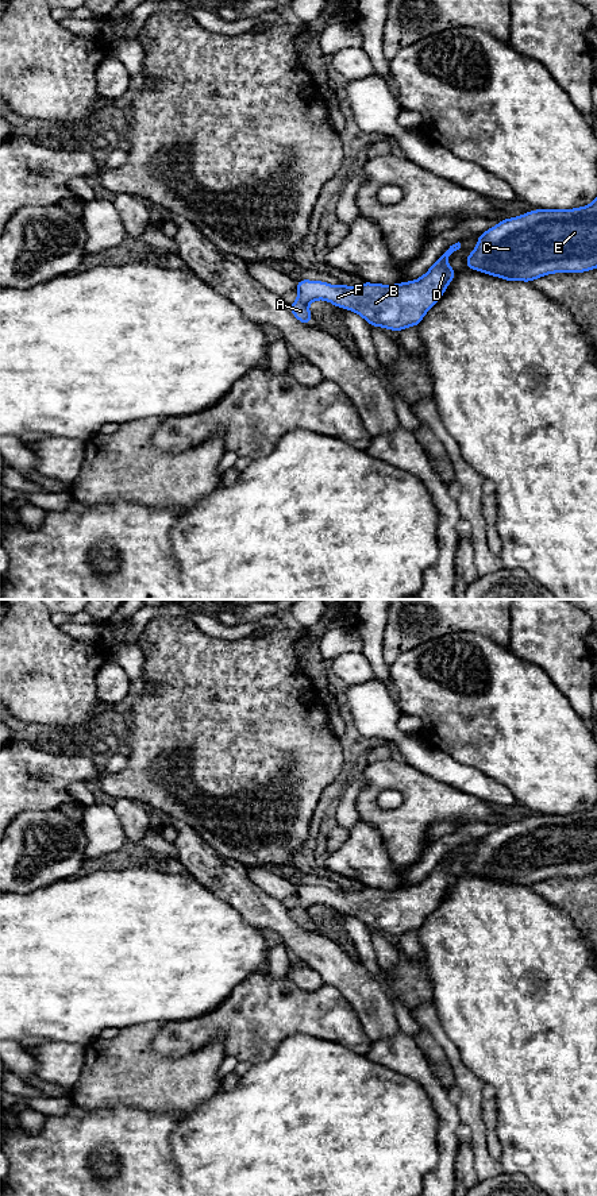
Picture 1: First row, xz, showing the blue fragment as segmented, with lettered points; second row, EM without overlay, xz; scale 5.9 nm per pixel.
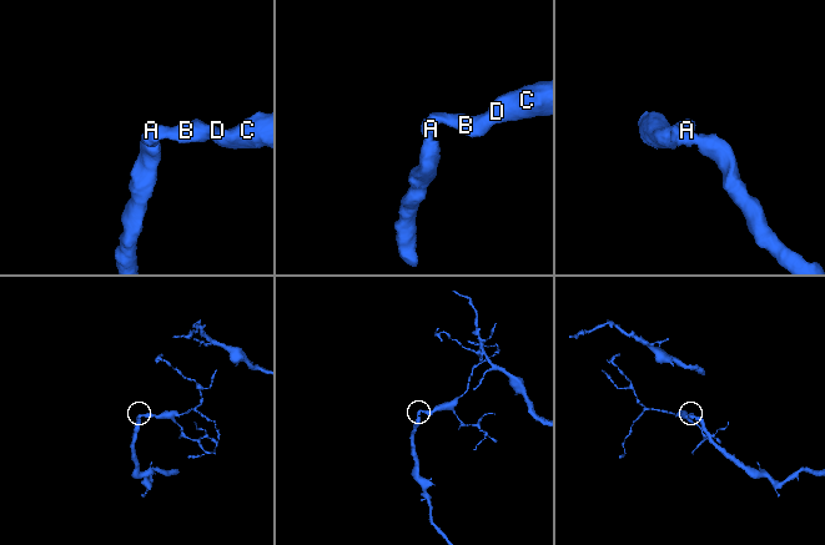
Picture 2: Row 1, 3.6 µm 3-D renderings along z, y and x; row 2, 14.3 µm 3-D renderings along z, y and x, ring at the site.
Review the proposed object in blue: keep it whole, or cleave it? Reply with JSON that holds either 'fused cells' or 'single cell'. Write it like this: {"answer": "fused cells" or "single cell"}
{"answer": "single cell"}

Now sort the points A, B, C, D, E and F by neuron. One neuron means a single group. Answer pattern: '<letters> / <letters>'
A B C D E F

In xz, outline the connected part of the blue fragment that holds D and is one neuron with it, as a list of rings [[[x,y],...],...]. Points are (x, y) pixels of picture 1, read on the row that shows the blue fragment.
[[[459,242],[447,247],[423,277],[397,285],[363,282],[358,286],[335,286],[323,281],[300,279],[296,288],[298,300],[289,304],[289,309],[307,325],[313,319],[308,305],[315,300],[327,300],[335,306],[358,313],[371,327],[400,332],[419,325],[424,315],[440,300],[455,277],[455,270],[444,259],[459,248]]]

